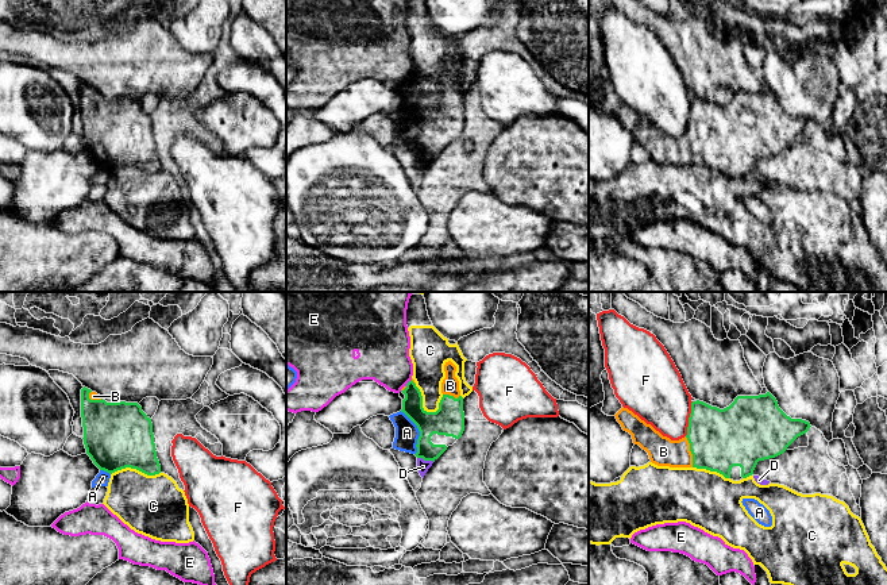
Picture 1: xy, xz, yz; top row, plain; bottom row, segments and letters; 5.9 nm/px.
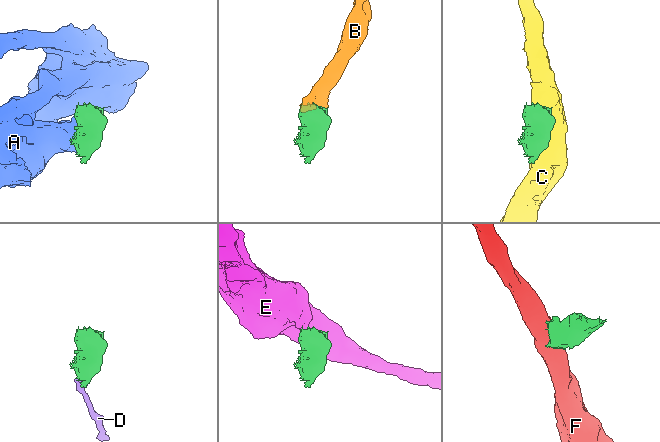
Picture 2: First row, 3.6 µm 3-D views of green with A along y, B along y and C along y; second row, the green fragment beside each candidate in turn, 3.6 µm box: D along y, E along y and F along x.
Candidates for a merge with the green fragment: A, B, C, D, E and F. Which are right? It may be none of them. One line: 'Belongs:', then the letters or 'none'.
Belongs: B

